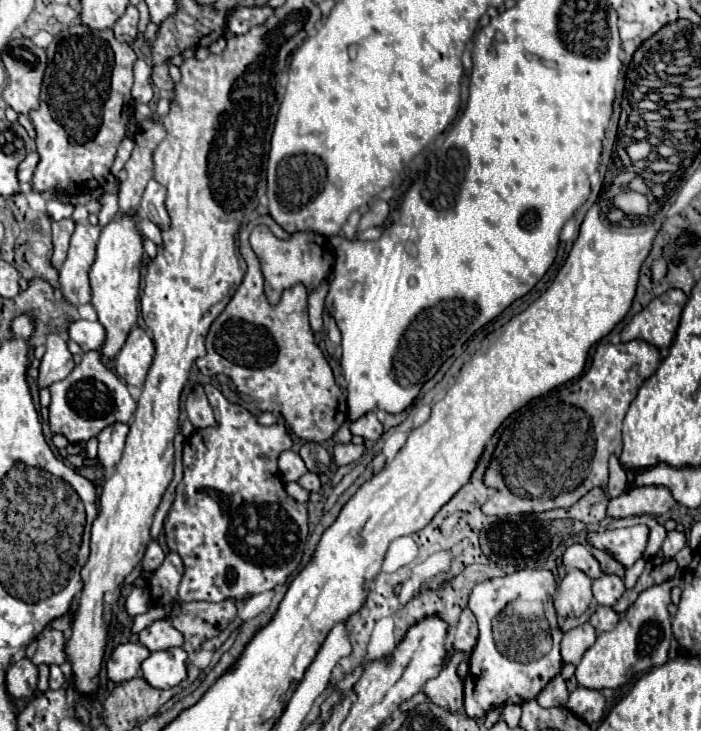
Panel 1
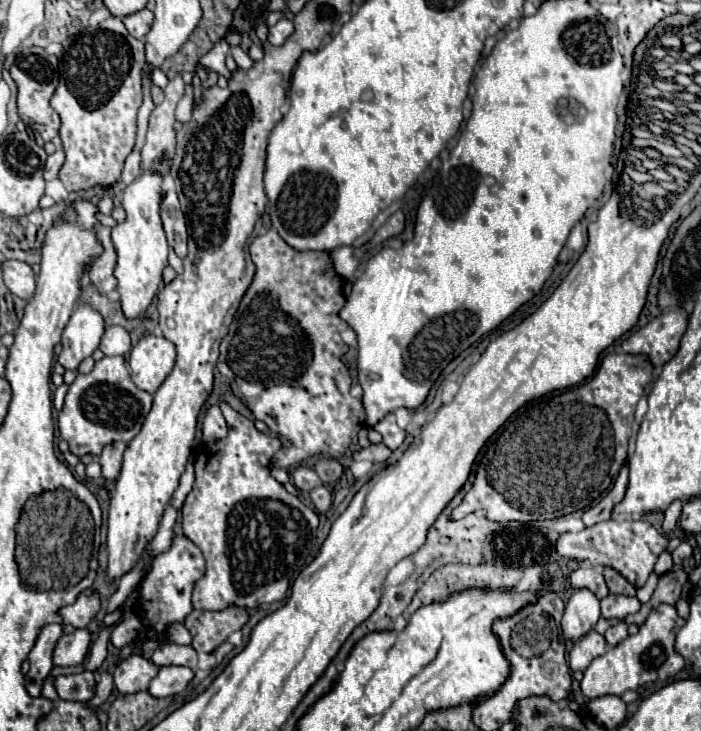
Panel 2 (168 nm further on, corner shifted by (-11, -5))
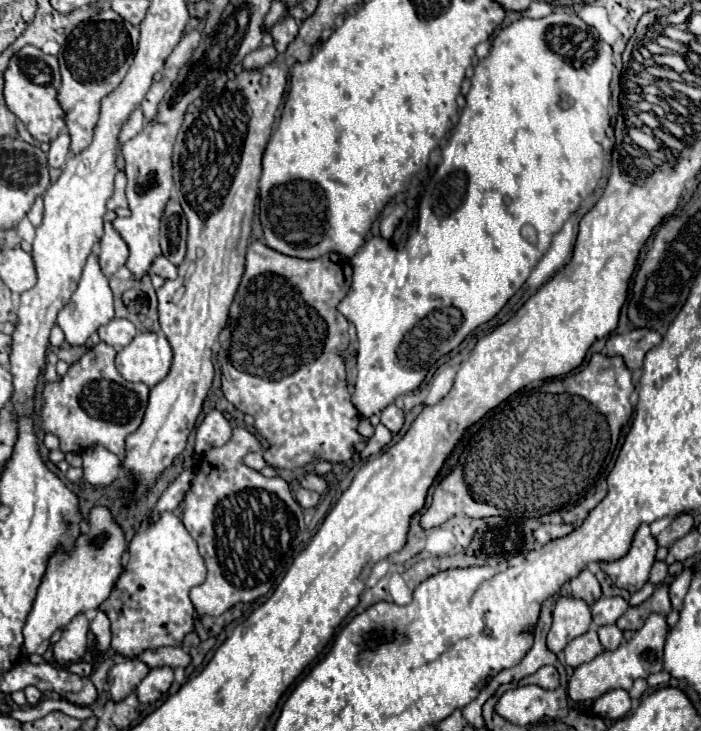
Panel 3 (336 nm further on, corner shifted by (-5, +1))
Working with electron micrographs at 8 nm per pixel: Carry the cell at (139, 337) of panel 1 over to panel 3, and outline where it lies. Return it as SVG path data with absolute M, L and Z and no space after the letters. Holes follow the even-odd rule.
M140 332L116 356L118 372L130 382L156 386L168 374L172 348L162 332Z

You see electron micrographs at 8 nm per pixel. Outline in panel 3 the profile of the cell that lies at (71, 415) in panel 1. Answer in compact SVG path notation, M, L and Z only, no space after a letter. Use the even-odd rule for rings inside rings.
M104 342L90 348L58 382L46 382L42 392L40 422L42 430L60 440L60 450L76 452L100 444L116 456L124 458L124 440L142 424L148 392L146 384L132 384L124 380L114 366L116 350Z

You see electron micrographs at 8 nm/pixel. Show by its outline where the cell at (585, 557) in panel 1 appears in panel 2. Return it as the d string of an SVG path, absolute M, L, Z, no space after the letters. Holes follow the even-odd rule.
M592 566L576 568L570 574L570 582L572 582L574 588L588 588L588 590L592 590L598 598L604 598L608 594L608 586L604 582L602 572L598 568L592 568Z

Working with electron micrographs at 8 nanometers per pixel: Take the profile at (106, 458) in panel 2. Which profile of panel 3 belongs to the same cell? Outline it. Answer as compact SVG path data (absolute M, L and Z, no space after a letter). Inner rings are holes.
M92 446L84 450L82 460L84 480L92 486L110 486L122 468L120 458L102 446Z

